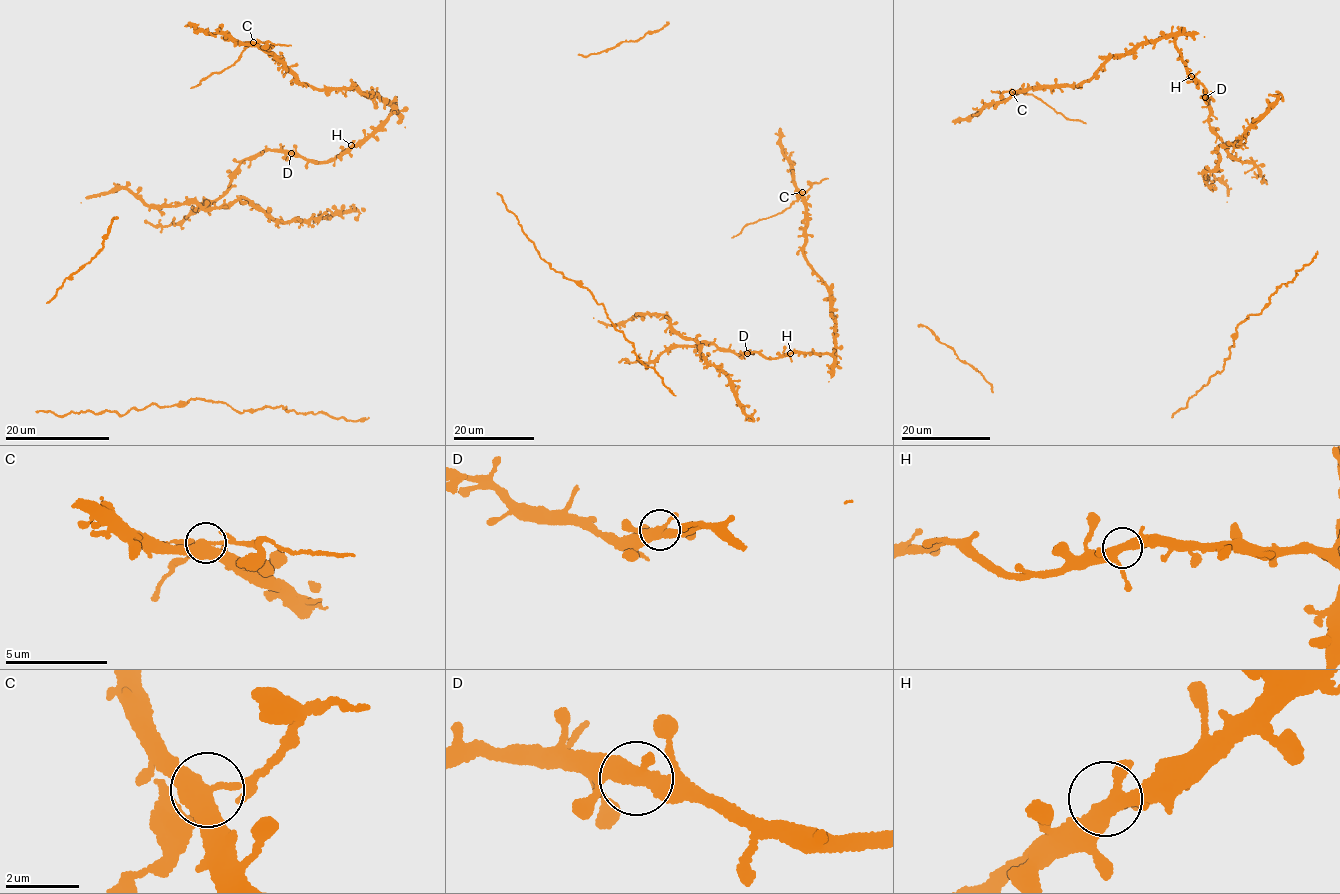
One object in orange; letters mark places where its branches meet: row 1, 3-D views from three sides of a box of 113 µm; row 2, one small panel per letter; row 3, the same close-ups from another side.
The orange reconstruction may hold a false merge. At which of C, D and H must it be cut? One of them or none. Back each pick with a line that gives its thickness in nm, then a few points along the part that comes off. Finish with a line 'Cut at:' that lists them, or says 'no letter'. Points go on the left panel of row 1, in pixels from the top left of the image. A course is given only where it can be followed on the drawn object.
C: 400 nm thick; foreign part runs (253, 42), (233, 65), (205, 77), (191, 88)
Cut at: C

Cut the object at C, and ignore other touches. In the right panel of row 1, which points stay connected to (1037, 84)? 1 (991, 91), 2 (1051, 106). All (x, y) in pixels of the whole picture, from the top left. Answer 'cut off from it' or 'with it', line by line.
1: cut off from it
2: cut off from it

